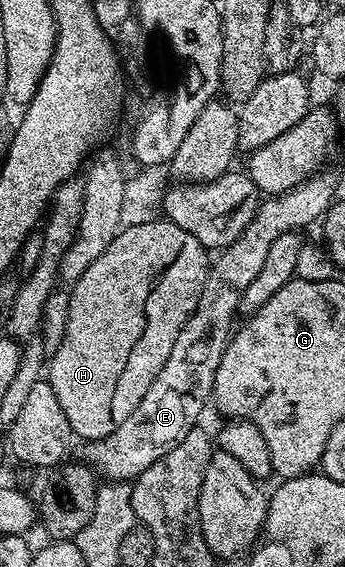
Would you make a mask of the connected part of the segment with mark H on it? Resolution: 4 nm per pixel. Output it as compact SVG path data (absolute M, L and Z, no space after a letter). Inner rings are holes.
M155 218L144 222L143 225L123 227L107 249L84 270L84 274L78 280L73 282L69 289L70 305L64 338L49 357L48 379L52 390L56 393L56 399L60 401L60 407L64 409L64 415L68 418L71 433L77 439L79 436L79 441L103 440L105 436L112 434L112 430L116 430L116 426L120 426L120 422L124 422L124 418L128 418L128 414L132 414L132 410L136 410L136 406L140 406L144 394L148 394L148 386L152 386L152 382L156 382L156 374L164 370L164 362L168 362L168 354L172 354L176 338L180 338L180 330L184 330L188 318L196 310L196 302L200 302L200 290L204 290L204 282L210 272L211 263L206 247L188 230L180 230L180 226L176 226L171 220Z

